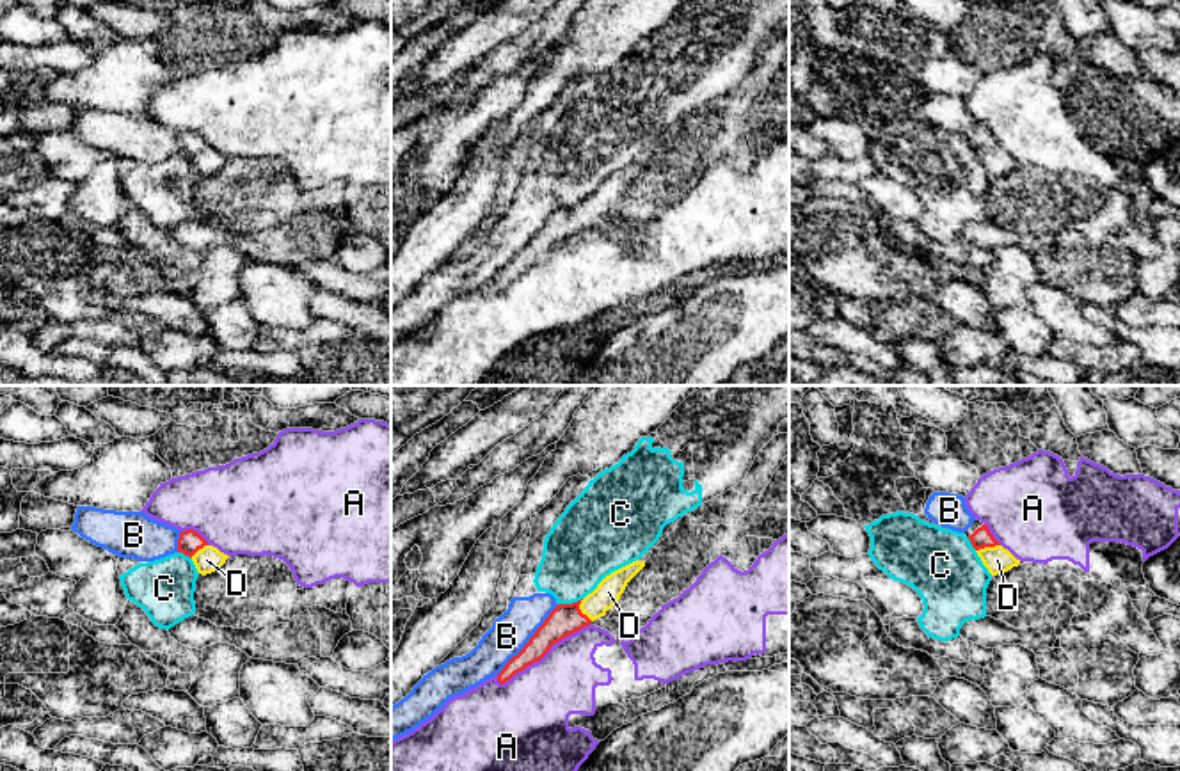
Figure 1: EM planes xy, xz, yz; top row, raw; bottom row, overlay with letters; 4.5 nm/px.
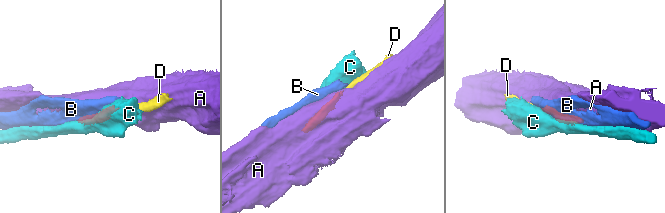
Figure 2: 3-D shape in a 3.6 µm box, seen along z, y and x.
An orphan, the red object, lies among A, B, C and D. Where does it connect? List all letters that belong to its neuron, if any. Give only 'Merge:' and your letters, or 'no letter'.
Merge: D

